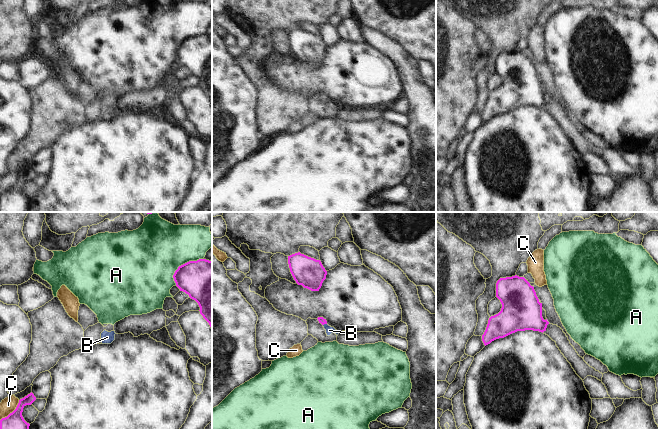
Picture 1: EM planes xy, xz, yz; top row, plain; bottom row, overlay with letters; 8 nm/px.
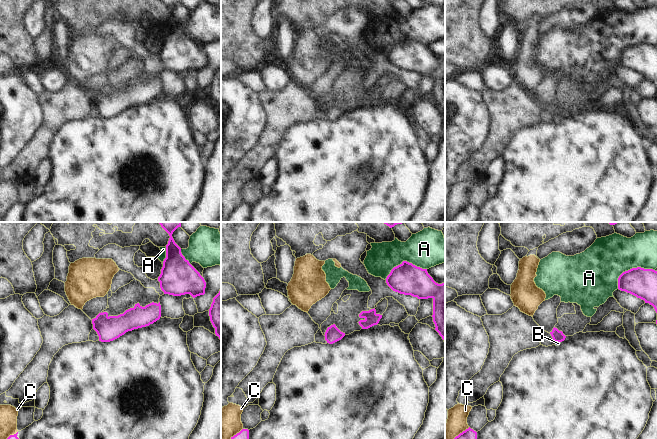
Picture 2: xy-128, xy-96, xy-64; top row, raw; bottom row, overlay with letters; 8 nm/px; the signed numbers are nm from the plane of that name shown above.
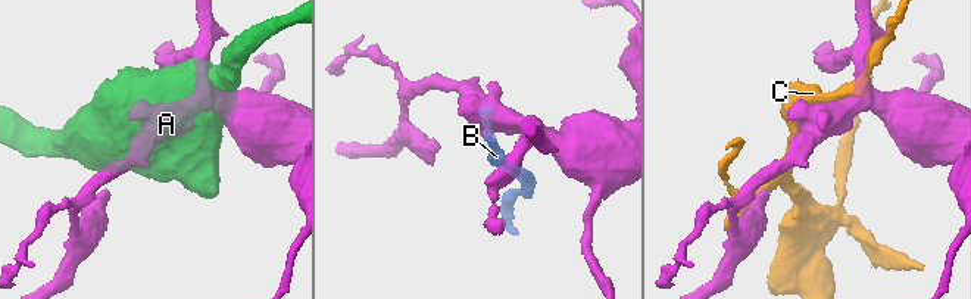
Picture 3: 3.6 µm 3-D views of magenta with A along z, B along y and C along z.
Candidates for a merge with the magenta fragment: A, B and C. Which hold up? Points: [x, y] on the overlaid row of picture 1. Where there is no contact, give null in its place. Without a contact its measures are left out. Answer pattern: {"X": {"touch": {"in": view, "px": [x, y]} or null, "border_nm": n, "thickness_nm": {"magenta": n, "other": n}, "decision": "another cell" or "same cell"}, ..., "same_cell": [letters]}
{"A": {"touch": {"in": "xy", "px": [181, 265]}, "border_nm": 320, "thickness_nm": {"magenta": 360, "other": 460}, "decision": "another cell"}, "B": {"touch": {"in": "xz", "px": [324, 323]}, "border_nm": 40, "thickness_nm": {"magenta": 50, "other": 60}, "decision": "same cell"}, "C": {"touch": {"in": "xy", "px": [12, 412]}, "border_nm": 220, "thickness_nm": {"magenta": 140, "other": 120}, "decision": "another cell"}, "same_cell": ["B"]}

